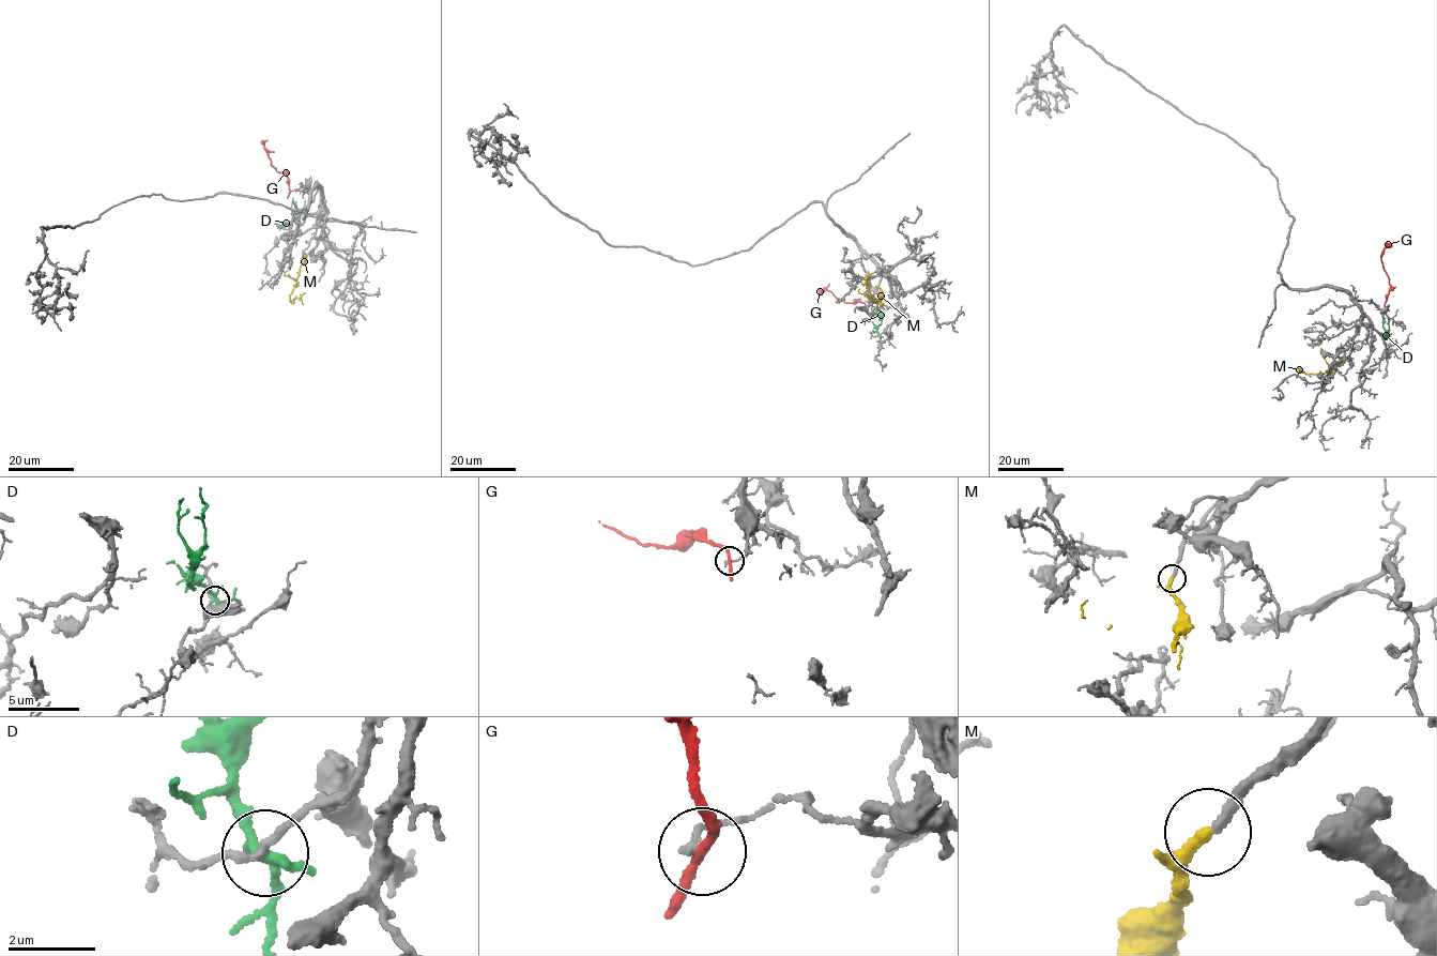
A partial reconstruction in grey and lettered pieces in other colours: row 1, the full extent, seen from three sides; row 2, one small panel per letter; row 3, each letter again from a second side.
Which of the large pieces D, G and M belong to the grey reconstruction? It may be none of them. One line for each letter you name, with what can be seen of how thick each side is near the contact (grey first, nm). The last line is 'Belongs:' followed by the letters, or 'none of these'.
M: calibres 220 and 190 nm
Belongs: M

